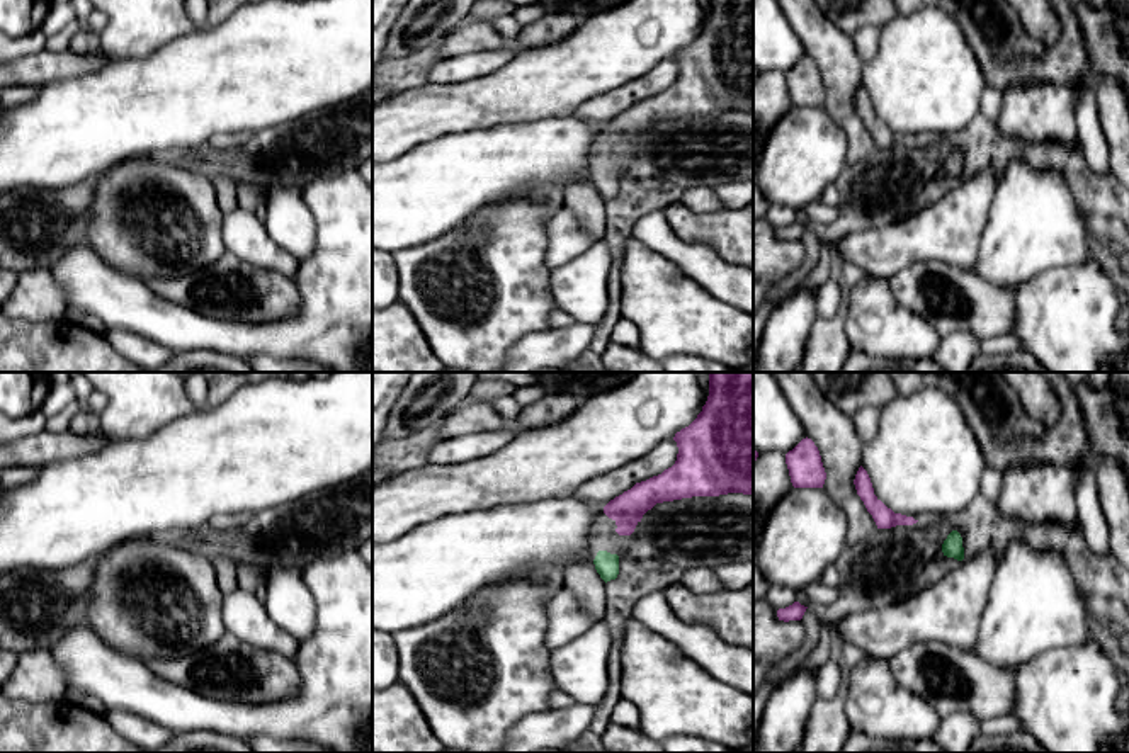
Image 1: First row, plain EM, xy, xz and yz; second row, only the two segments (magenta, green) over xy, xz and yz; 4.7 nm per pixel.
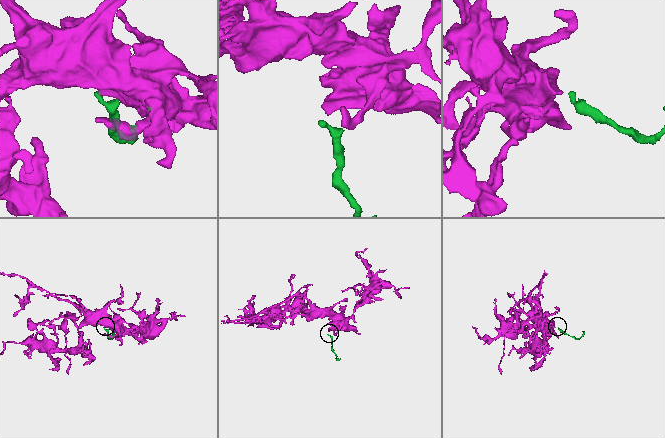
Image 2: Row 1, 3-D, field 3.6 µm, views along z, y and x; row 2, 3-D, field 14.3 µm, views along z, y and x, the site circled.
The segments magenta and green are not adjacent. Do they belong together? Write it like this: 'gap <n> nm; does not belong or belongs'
gap 100 nm; belongs

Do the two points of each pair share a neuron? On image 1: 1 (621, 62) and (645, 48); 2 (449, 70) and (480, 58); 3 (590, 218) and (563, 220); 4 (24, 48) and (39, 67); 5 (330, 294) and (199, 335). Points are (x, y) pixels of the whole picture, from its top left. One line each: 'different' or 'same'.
1: same
2: same
3: different
4: different
5: same

